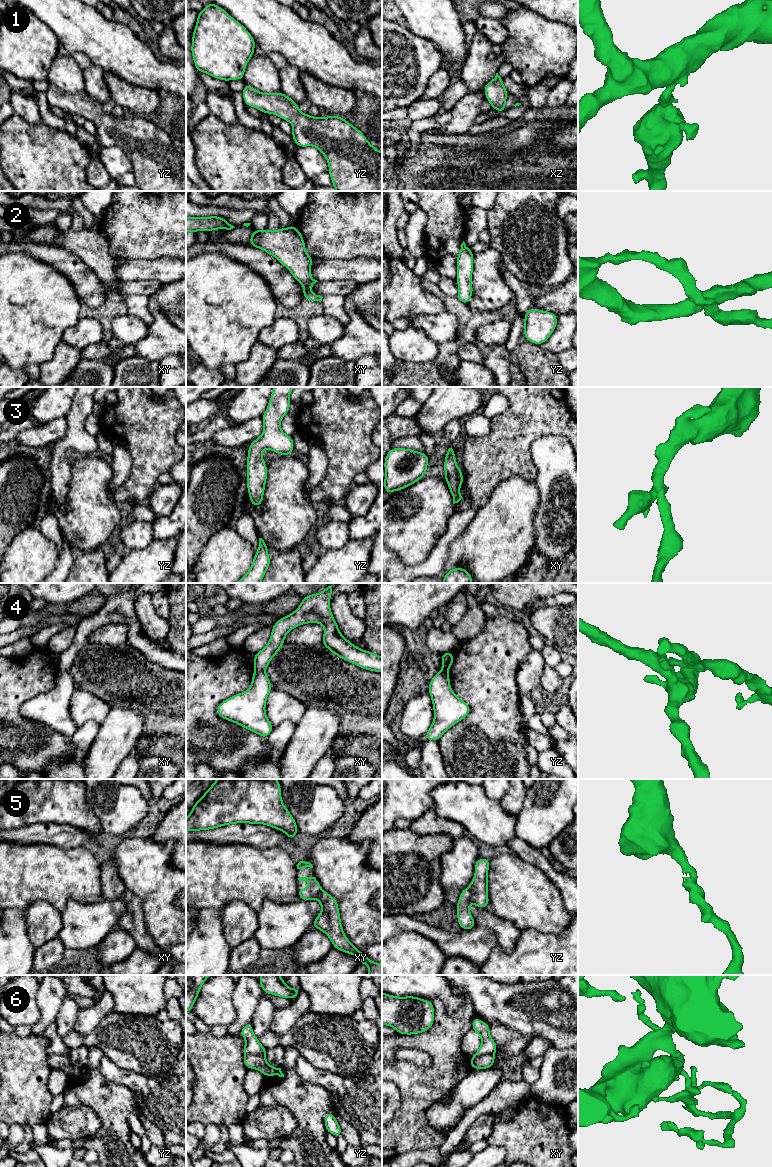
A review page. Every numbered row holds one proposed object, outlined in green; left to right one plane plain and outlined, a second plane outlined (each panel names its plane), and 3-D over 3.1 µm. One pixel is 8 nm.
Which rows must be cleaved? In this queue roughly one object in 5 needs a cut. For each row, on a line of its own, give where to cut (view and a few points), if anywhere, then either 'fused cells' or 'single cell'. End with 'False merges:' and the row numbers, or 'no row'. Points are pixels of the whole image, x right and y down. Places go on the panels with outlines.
1: cut none; single cell
2: cut none; single cell
3: cut none; single cell
4: cut xy (255, 670), (263, 672); fused cells
5: cut none; single cell
6: cut yz (265, 1048), (263, 1054), (245, 1055); fused cells
False merges: 4, 6

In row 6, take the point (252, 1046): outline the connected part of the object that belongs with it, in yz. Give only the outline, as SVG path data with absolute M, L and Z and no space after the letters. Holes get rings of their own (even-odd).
M252 1023L246 1024L239 1034L246 1040L243 1048L244 1055L265 1055L265 1048L253 1033Z

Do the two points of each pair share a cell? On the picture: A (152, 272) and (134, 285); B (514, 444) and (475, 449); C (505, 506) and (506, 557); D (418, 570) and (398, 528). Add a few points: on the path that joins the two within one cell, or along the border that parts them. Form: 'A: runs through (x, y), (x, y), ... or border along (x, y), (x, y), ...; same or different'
A: border along (122, 280), (157, 280), (162, 284); different
B: runs through (504, 449), (485, 449); same
C: runs through (506, 519), (506, 544); same
D: border along (433, 548), (414, 564), (405, 564), (394, 553); different

